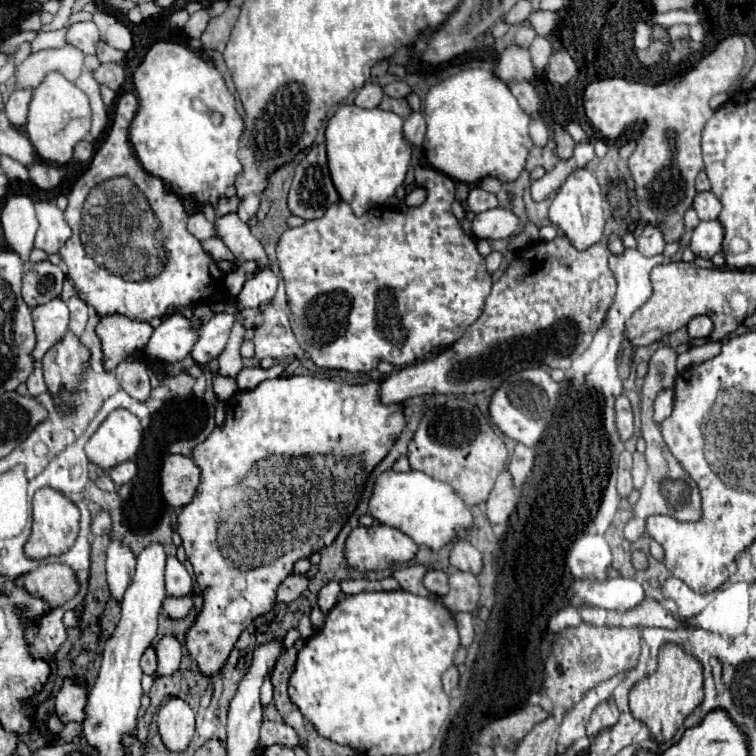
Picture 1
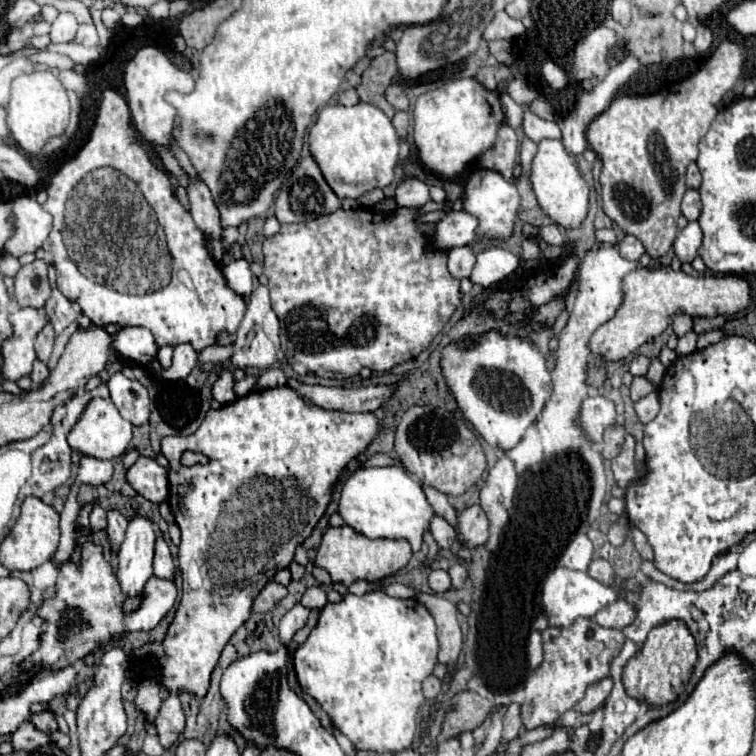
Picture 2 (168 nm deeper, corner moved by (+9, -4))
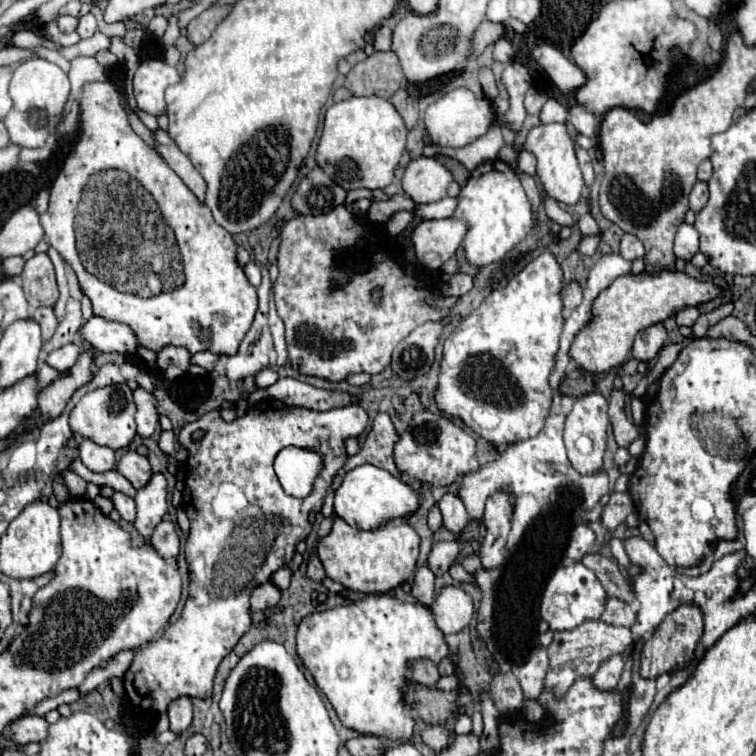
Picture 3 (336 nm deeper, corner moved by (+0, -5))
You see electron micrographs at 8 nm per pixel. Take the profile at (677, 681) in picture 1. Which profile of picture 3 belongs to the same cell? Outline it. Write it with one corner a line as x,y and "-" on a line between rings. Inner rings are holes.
686,603
686,605
680,605
678,609
674,609
672,613
668,613
666,619
652,633
652,639
644,641
642,665
640,665
642,677
658,677
666,671
674,671
674,669
682,667
692,657
692,653
702,637
702,631
704,631
702,611
698,609
698,605

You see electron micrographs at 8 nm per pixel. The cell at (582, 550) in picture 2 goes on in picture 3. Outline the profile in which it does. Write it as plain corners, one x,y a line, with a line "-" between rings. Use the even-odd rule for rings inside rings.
576,525
574,533
570,533
570,541
566,547
566,557
580,561
594,543
594,531
588,525

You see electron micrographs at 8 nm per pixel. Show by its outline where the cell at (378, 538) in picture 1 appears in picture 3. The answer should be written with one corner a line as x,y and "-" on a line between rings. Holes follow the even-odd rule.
340,517
334,519
332,531
318,543
318,555
326,569
326,575
332,581
338,581
348,591
360,593
386,593
406,581
414,569
418,559
420,535
408,521
386,521
378,529
354,529

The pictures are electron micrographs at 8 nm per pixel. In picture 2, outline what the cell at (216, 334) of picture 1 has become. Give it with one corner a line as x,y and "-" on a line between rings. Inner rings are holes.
177,344
173,352
173,364
163,372
167,380
185,380
199,364
199,352
191,344

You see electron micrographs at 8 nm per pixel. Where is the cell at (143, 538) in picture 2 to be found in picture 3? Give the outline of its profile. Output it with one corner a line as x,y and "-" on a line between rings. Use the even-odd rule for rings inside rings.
152,473
150,481
138,489
134,501
136,501
136,509
138,509
138,517
134,521
136,529
150,539
154,527
162,521
164,513
166,513
166,477
162,473

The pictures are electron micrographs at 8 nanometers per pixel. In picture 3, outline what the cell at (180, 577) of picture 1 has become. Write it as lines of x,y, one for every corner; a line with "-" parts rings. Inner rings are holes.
160,521
152,533
152,545
154,549
164,557
164,559
172,559
178,555
180,551
180,541
176,535
176,529
170,521

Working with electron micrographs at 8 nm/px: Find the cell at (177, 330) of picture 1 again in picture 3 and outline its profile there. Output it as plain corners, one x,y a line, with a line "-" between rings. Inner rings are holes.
92,315
80,327
80,337
88,341
98,351
118,351
118,353
136,353
138,339
134,331
122,323
106,321
98,315

